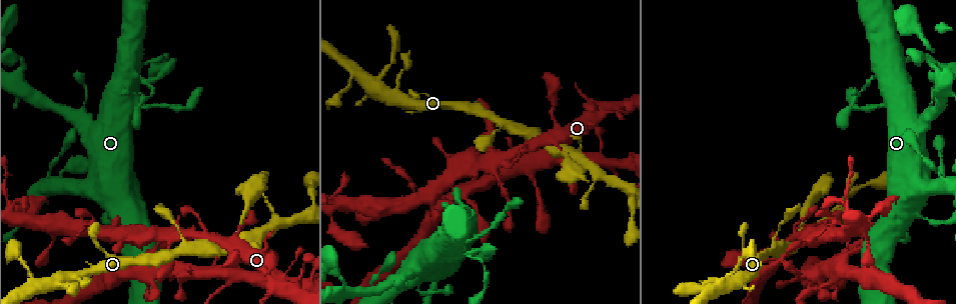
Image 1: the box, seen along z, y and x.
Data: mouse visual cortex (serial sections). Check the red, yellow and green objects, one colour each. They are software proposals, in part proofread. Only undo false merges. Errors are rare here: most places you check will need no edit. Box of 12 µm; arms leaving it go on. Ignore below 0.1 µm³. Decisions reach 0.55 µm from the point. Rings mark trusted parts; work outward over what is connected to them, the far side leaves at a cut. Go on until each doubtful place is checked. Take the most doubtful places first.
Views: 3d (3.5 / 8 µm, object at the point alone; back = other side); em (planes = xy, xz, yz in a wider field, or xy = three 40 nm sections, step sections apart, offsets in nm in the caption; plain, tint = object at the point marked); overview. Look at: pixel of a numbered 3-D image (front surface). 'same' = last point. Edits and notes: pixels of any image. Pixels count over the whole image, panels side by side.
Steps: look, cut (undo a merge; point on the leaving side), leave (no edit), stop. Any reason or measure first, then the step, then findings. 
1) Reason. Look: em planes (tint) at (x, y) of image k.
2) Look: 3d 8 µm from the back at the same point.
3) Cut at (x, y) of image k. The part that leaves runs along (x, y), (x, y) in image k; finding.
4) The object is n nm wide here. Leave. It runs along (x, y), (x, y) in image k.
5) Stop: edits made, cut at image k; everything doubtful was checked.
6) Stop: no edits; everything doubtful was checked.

Look: 3d 3.5 µm at (506, 153) of image 1.

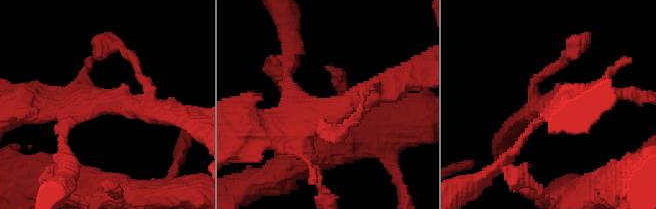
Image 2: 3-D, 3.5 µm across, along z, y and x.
4 arms meet here; the arms are 150, 300, 350, 350 nm wide. Look: em xy step 3 (tint) at (327, 109) of image 2.

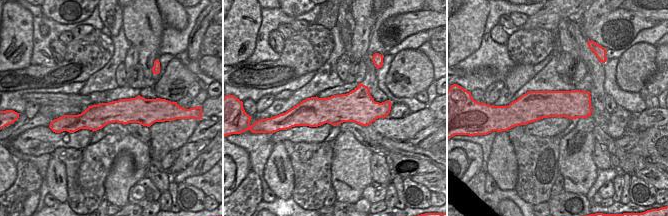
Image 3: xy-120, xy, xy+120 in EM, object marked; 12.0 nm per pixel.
Leave. It runs along (378, 105), (292, 116) in image 3; all the same cell.

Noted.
Sharp bend. Look: 3d 3.5 µm at (781, 258) of image 1.

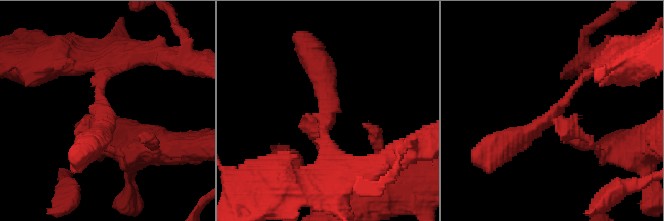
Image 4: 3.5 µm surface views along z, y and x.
3 arms meet here; the arms are 150, 150, 350 nm wide; shape alone is not enough. Look: em xy step 1 (tint) at (325, 113) of image 4.

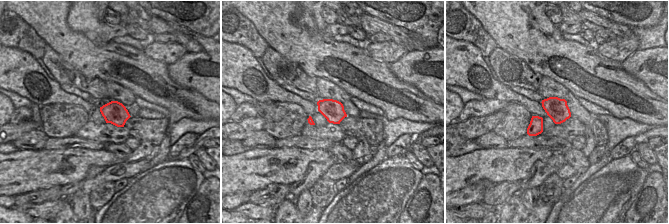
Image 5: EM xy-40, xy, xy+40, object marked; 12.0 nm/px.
Leave. It runs along (108, 69), (89, 119), (105, 146) in image 4; one cell here.

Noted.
Thick turns thin. Look: 3d 8 µm at (854, 99) of image 1.

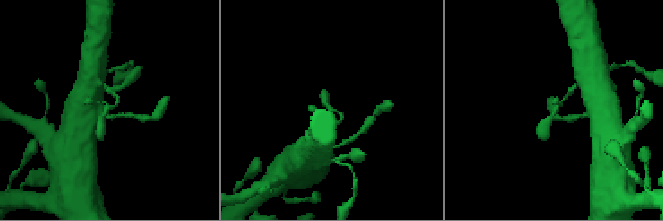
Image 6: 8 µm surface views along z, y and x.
Look: 3d 3.5 µm at (106, 107) of image 6.

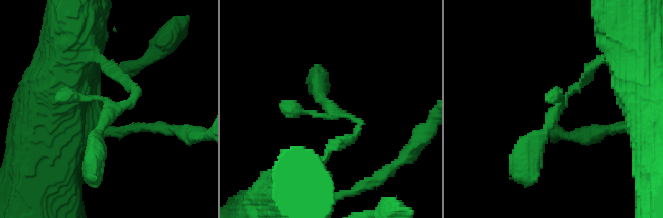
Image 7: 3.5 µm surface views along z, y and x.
Now the EM. Look: em xy step 3 (tint) at (112, 110) of image 7.

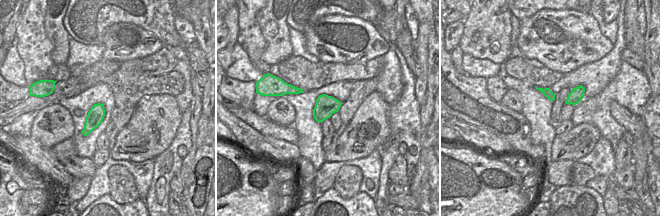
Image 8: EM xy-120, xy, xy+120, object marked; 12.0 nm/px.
Leave. One cell here.

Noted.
Stop: no edits; everything doubtful was checked.

